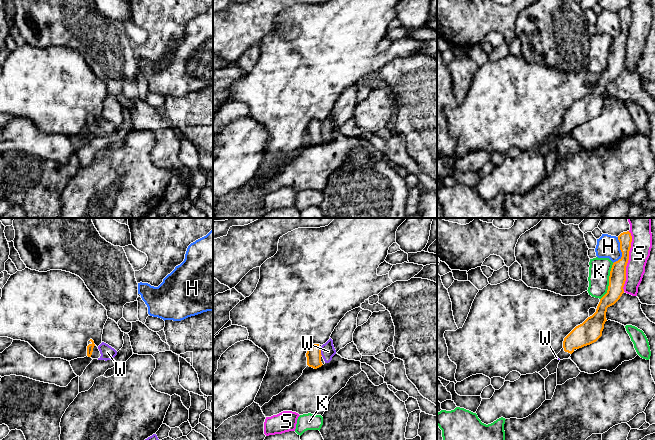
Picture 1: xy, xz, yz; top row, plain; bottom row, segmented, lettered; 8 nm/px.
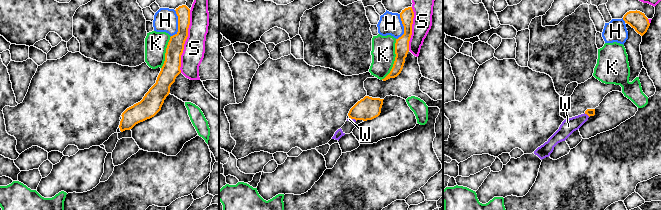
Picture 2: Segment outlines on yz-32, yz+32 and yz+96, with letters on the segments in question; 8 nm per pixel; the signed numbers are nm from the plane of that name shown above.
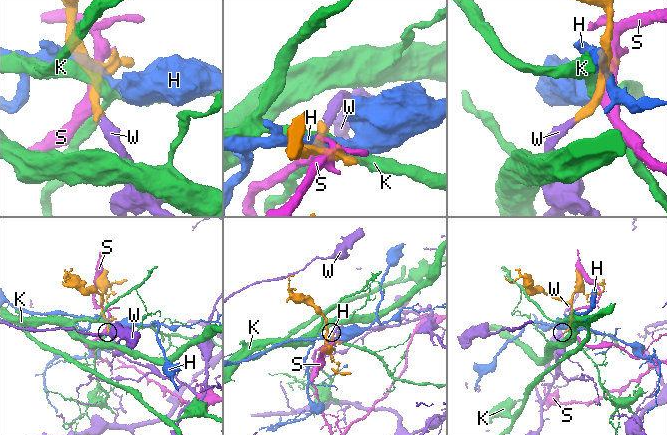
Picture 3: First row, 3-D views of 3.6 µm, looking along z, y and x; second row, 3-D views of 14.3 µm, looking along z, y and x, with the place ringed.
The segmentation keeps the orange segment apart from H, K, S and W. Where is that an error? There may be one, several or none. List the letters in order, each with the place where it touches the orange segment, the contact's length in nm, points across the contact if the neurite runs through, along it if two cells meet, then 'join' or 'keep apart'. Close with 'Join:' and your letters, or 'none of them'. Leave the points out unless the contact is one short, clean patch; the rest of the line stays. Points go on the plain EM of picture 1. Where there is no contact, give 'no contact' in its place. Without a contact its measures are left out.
H: yz (621, 27) | 220 nm | keep apart
K: yz (609, 57) | 320 nm | along yz (613, 39), (610, 45), (607, 68), (600, 75) | keep apart
S: yz (627, 37) | 500 nm | keep apart
W: xz (320, 128) | 70 nm | across xz (313, 130), (320, 128), (328, 127) | join
Join: W

